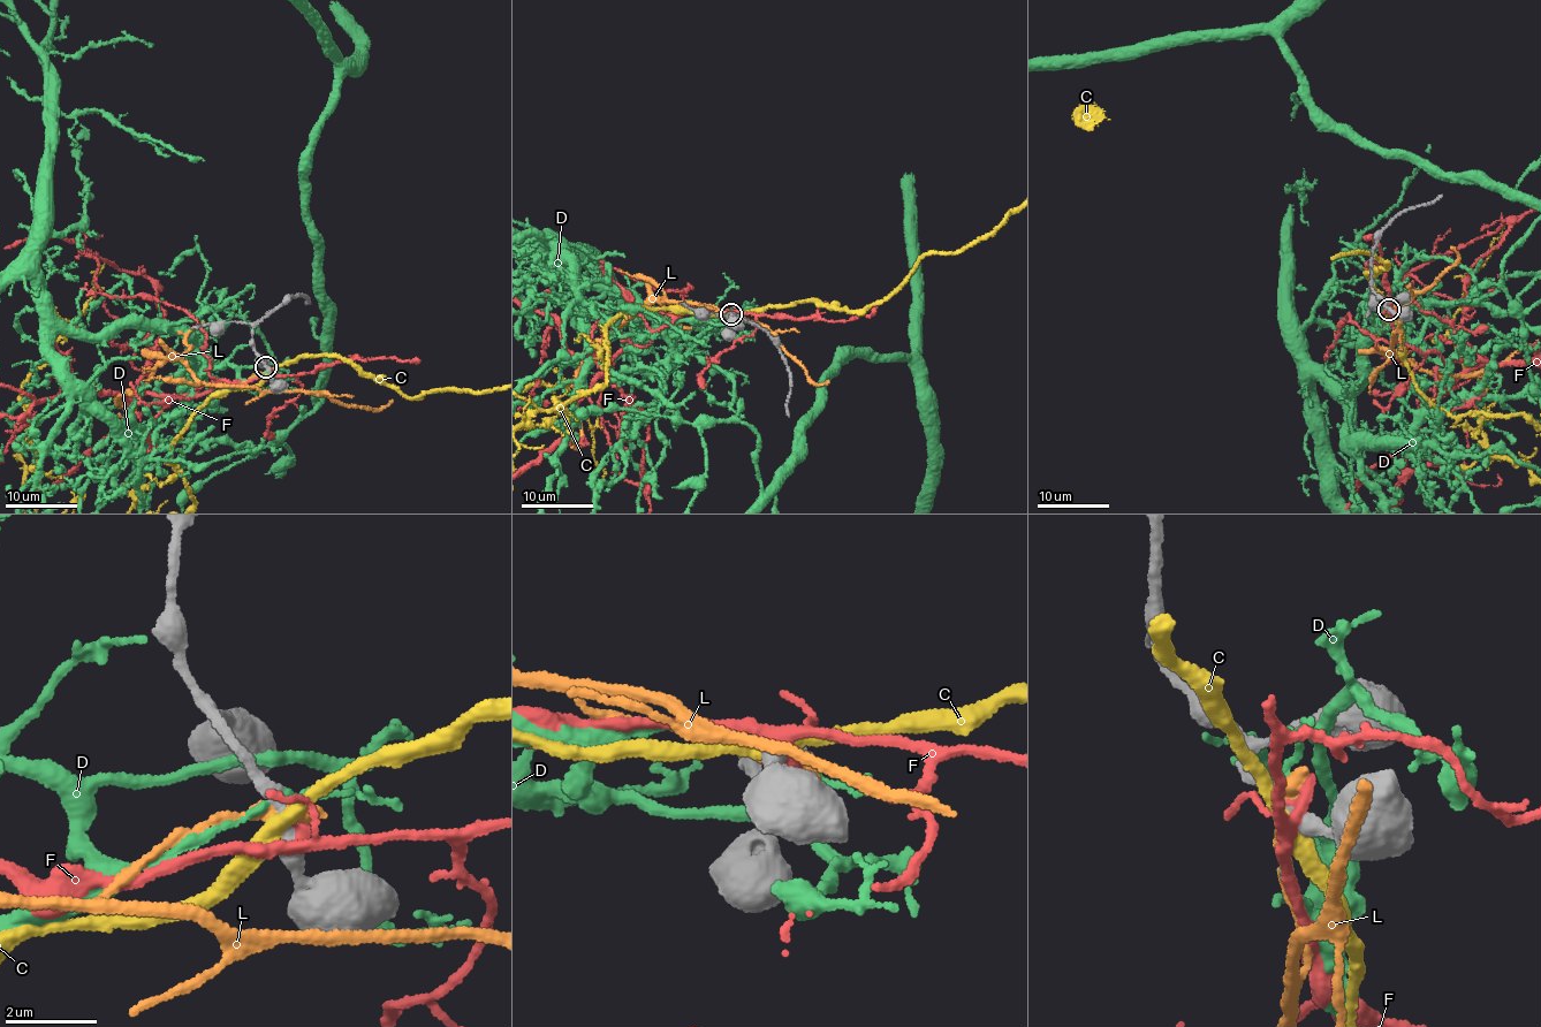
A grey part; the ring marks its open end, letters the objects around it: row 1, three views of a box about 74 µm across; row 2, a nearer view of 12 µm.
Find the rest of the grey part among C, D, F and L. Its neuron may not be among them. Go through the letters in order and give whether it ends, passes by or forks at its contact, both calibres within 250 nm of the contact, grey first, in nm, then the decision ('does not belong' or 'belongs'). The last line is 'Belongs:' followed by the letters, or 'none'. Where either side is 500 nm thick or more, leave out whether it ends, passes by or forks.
C: it passes by; 300 nm thick on the grey side, 360 nm on the other; does not belong
D: it forks there; 240 nm thick on the grey side, 140 nm on the other; does not belong
F: it forks there; 280 nm thick on the grey side, 260 nm on the other; does not belong
L: it ends there; 280 nm thick on the grey side, 480 nm on the other; does not belong
Belongs: none

